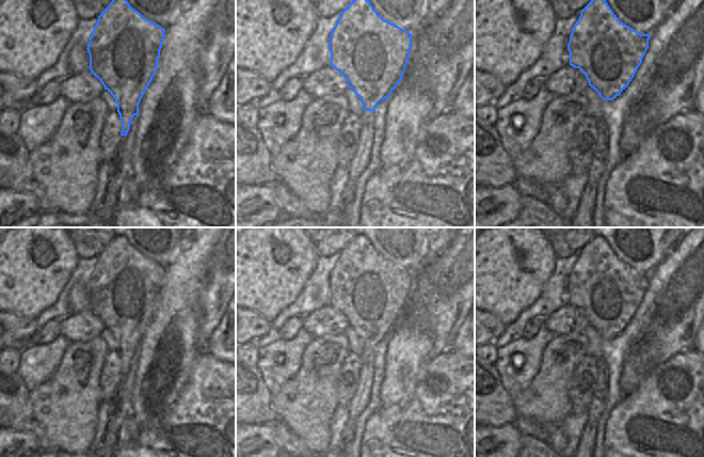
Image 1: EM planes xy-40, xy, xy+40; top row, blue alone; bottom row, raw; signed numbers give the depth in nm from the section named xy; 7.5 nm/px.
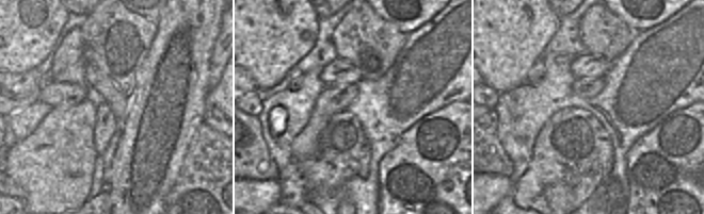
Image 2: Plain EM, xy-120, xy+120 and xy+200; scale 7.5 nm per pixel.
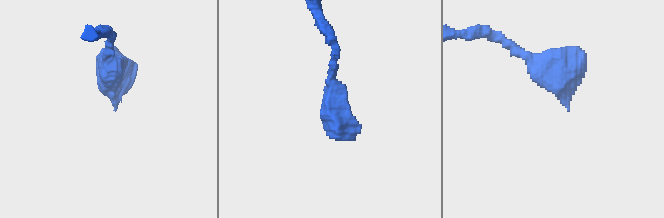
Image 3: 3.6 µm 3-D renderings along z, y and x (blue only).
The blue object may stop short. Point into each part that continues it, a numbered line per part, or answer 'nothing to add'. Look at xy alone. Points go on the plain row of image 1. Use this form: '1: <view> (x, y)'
1: xy (358, 403)

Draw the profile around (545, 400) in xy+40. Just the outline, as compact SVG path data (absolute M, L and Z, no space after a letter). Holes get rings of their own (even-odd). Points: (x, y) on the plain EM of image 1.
M583 333L555 335L542 353L540 371L514 400L518 416L556 425L571 413L567 388L576 366L587 354L588 343Z

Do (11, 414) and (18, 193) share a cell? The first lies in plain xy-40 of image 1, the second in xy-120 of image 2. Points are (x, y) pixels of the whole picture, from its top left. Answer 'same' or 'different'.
same

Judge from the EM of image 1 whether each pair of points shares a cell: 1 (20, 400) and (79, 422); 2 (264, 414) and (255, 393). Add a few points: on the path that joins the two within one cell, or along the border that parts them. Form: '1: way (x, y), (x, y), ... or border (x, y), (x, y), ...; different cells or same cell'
1: border (29, 391), (31, 416), (34, 420); different cells
2: way (258, 409), (255, 406), (255, 398); same cell

